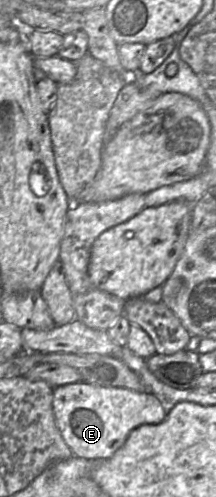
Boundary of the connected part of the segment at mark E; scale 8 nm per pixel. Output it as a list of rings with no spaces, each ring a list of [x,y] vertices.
[[[76,382],[53,387],[56,424],[74,456],[86,459],[110,458],[126,442],[130,432],[142,424],[159,424],[167,416],[152,393],[124,387],[98,386]]]

